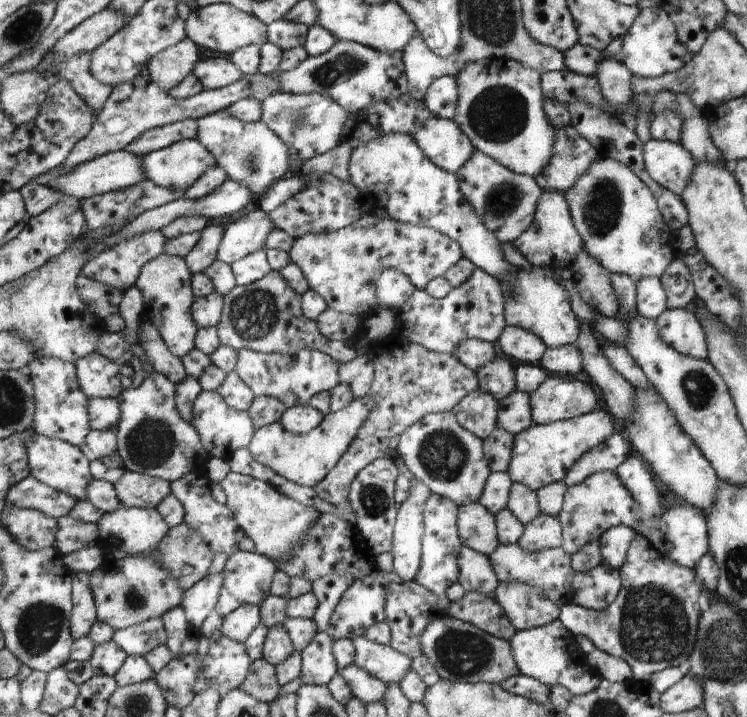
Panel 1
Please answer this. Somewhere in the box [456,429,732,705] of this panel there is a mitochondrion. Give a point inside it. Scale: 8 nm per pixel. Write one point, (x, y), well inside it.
(655, 627)

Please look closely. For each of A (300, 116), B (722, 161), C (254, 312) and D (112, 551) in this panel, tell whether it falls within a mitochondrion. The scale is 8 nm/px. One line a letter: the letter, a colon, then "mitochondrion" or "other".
A: mitochondrion
B: other
C: mitochondrion
D: other

